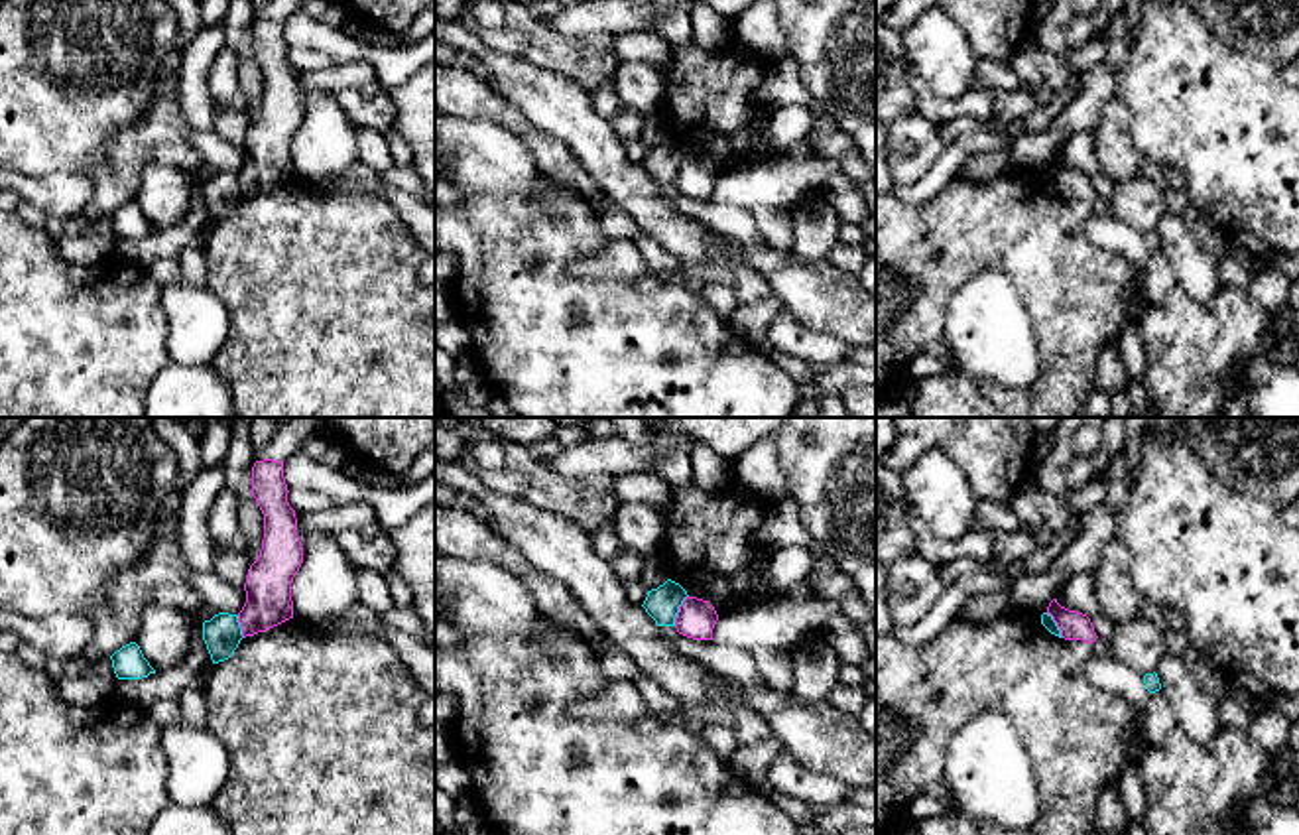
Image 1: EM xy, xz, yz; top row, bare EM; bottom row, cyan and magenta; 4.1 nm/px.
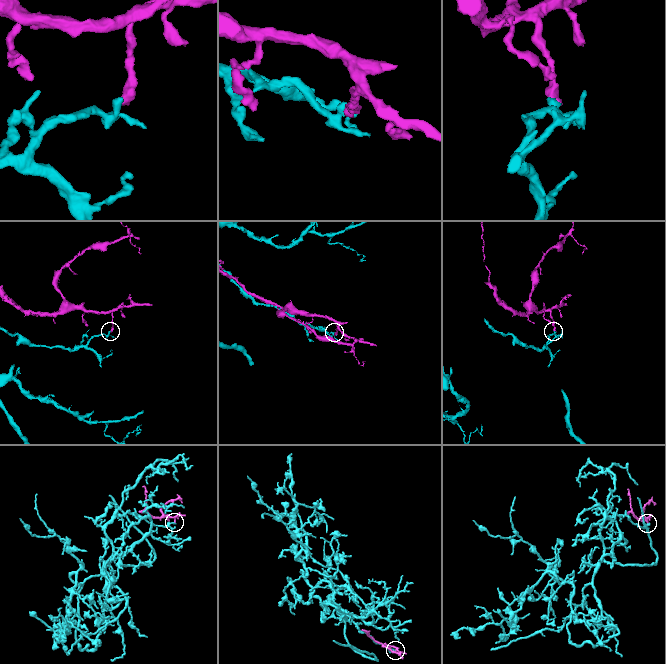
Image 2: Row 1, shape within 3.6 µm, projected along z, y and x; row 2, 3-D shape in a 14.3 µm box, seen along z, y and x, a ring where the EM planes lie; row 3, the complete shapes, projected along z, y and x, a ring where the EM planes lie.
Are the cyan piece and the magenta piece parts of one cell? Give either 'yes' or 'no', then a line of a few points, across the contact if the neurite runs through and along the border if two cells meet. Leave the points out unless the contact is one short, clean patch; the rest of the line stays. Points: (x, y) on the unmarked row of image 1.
no; line xz (687, 154), (674, 184)

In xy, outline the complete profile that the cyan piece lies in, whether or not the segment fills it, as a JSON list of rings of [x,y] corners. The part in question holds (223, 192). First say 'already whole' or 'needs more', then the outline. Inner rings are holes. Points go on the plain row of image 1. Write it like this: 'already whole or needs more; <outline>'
already whole; [[[218,171],[203,181],[203,199],[213,223],[228,219],[242,197],[238,173]]]

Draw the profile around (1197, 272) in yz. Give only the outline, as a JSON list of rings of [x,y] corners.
[[[1165,211],[1155,232],[1161,242],[1159,250],[1191,299],[1206,301],[1222,289],[1218,258],[1201,248],[1181,215]]]

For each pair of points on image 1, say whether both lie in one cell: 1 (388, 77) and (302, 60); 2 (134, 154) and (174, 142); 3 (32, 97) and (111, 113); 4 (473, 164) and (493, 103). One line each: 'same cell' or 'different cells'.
1: different cells
2: same cell
3: same cell
4: different cells

